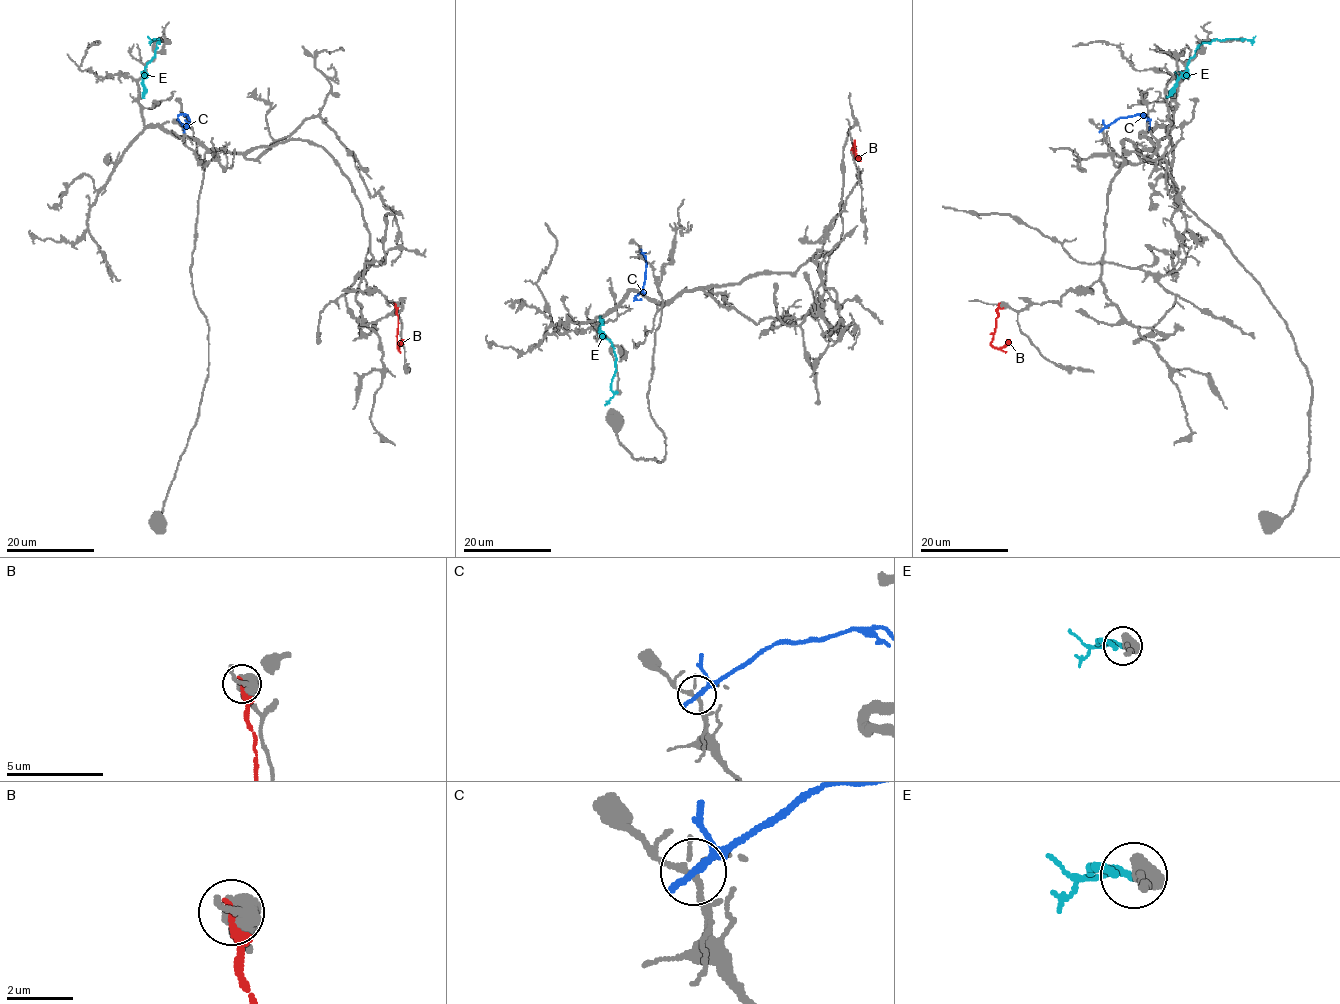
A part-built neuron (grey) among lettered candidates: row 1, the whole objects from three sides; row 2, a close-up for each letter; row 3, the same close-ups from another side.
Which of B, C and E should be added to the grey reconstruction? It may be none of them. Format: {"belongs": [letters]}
{"belongs": []}

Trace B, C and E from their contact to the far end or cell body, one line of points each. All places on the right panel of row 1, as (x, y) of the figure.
B: (999, 304), (991, 344), (1002, 348), (1011, 341)
C: (1102, 129), (1120, 118), (1143, 113), (1150, 121), (1148, 130)
E: (1242, 39), (1202, 43), (1187, 65), (1187, 70), (1177, 80), (1175, 90), (1166, 96)

